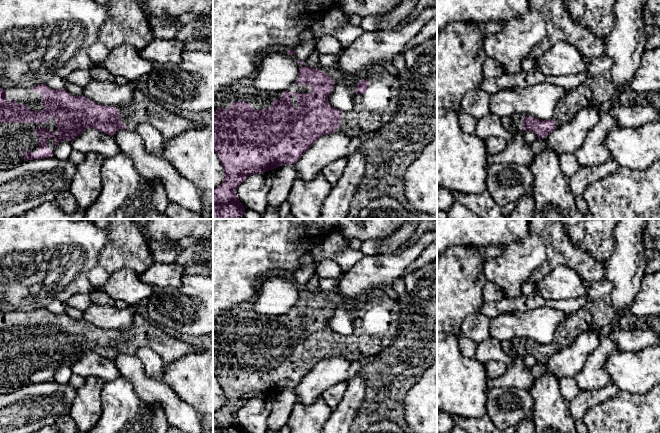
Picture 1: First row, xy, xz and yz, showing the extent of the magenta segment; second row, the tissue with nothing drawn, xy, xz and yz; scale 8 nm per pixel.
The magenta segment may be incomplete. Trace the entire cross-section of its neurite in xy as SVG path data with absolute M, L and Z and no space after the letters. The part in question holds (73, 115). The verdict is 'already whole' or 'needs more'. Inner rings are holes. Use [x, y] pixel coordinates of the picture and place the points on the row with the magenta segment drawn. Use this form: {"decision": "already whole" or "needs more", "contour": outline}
{"decision": "needs more", "contour": "M46 84L24 88L0 88L0 170L7 170L33 159L54 156L55 149L64 140L72 141L88 128L113 136L118 130L134 130L141 123L155 127L170 140L198 126L160 105L136 89L132 105L121 111L114 106L96 104L85 96L73 96L64 88L55 90Z"}

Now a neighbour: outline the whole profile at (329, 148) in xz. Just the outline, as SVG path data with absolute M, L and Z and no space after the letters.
M339 132L321 136L295 163L296 176L309 181L328 164L348 158L350 140L351 138Z

